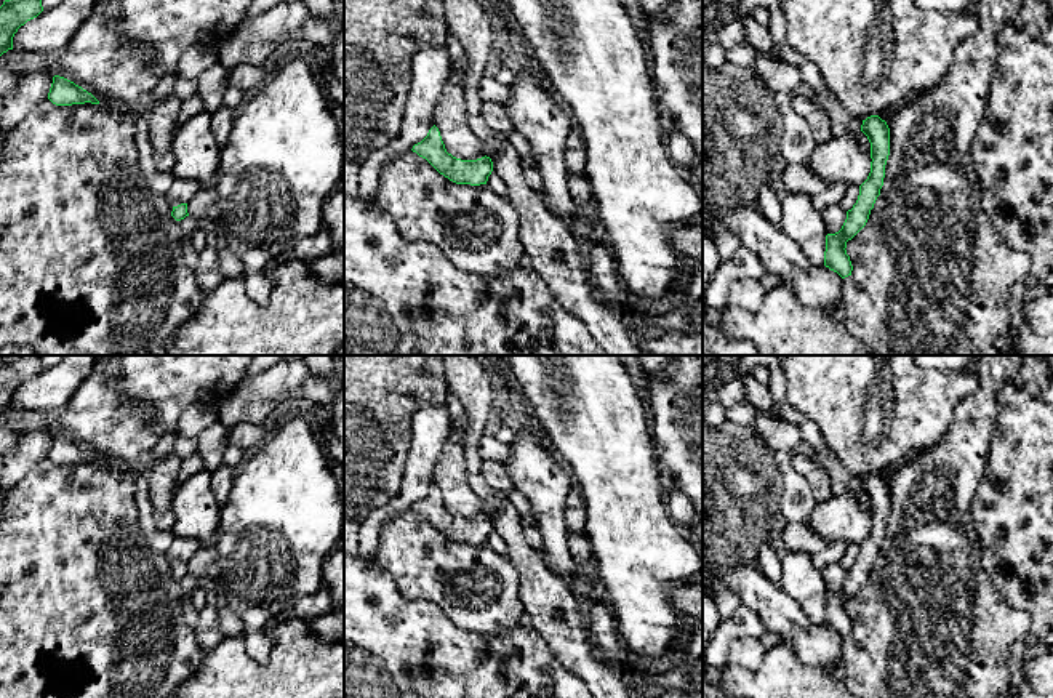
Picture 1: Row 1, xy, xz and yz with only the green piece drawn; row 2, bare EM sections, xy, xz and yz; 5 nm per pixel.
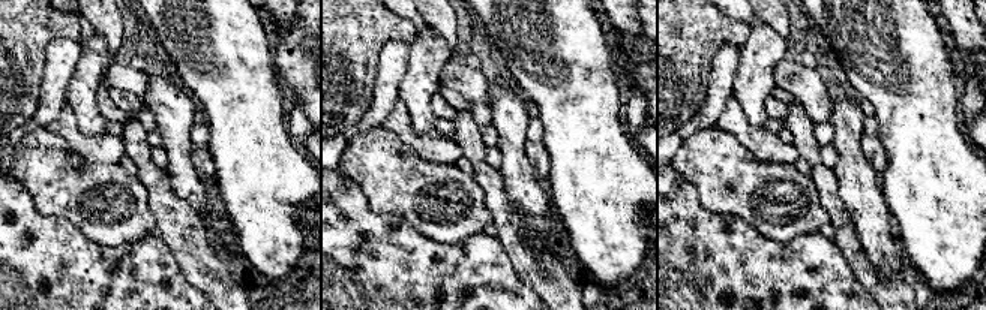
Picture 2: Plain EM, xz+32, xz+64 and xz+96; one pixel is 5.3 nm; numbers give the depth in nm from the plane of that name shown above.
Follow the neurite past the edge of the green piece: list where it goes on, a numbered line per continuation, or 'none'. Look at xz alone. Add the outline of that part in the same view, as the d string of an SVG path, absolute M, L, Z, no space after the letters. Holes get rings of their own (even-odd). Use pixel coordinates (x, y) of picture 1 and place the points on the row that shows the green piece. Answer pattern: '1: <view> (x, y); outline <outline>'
none

